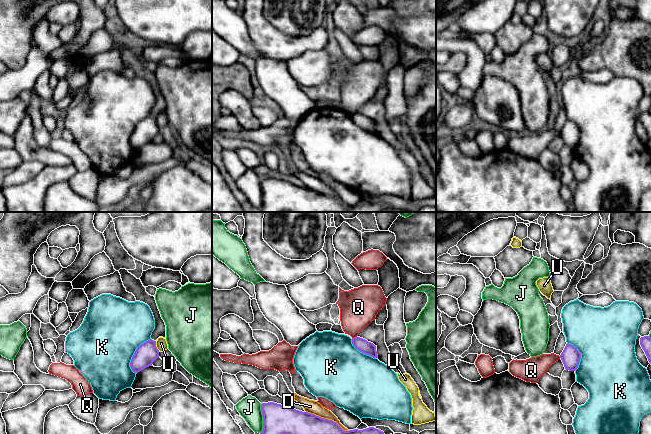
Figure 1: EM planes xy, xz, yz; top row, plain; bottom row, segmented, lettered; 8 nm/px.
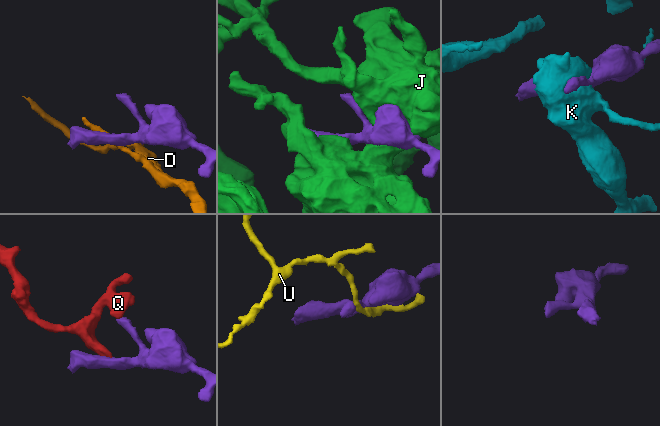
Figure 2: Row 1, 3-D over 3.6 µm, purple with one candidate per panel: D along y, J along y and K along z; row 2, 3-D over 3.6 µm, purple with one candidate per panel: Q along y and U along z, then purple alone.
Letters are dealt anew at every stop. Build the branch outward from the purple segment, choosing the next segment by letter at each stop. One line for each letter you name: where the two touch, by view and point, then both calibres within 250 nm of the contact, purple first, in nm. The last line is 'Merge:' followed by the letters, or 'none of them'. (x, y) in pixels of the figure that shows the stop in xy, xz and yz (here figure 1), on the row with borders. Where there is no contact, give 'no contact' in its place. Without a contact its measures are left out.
Merge: none of them

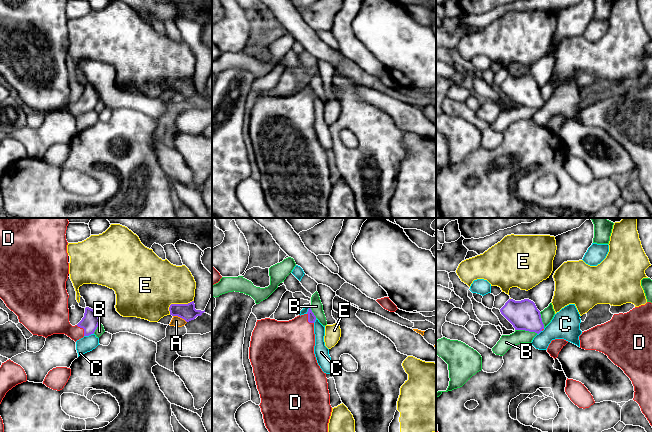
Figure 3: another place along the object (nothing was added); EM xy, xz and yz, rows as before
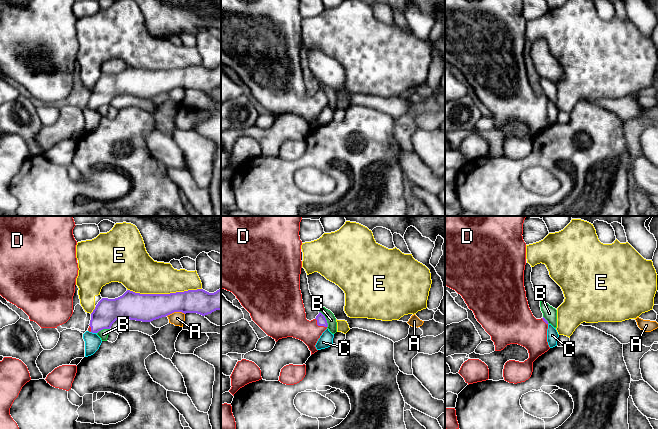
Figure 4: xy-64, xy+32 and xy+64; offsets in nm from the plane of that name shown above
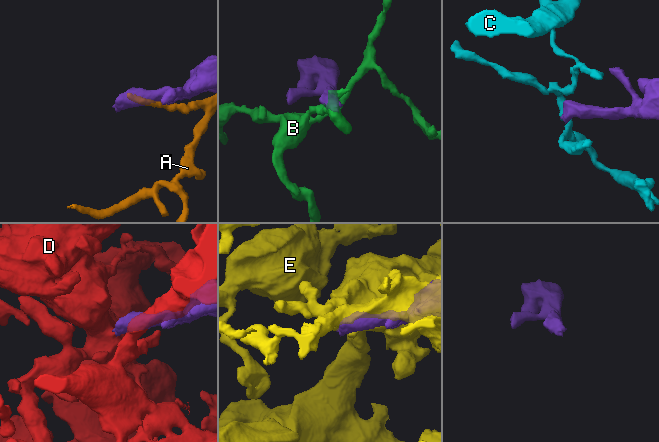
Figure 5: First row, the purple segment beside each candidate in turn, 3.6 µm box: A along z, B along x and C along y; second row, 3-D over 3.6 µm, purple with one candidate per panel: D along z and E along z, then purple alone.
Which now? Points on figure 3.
D: meets purple in xy at (83, 328); 140 nm thick on the purple side, 240 nm on the other
Merge: D

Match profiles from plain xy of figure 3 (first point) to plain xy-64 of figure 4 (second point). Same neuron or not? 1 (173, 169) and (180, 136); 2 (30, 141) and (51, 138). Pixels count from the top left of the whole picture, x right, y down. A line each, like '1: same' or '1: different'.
1: different
2: same

